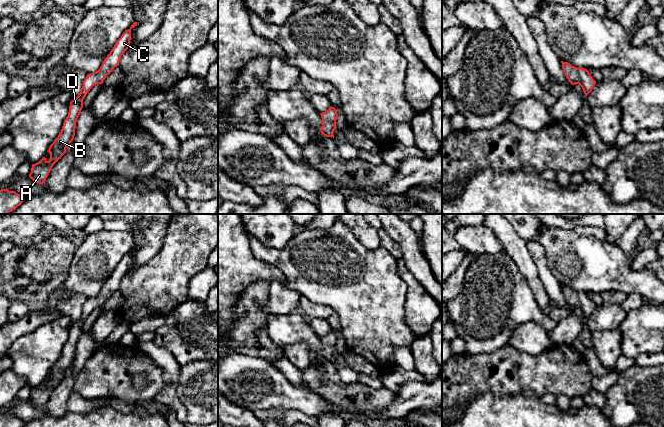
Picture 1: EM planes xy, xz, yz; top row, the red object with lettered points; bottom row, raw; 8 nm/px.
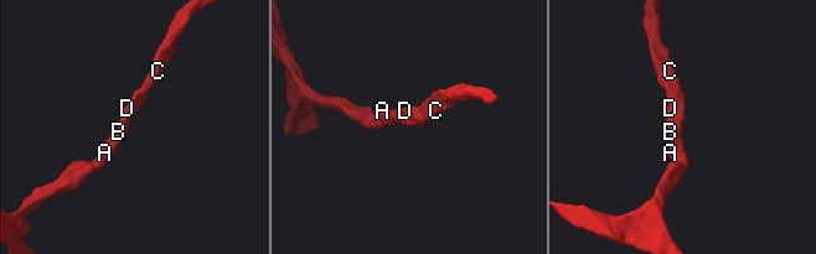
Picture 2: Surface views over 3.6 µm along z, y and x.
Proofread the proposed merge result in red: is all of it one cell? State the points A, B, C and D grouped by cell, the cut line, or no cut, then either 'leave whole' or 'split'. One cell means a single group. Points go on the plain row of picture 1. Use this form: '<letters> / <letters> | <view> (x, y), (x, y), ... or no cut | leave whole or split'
A B C D | no cut | leave whole

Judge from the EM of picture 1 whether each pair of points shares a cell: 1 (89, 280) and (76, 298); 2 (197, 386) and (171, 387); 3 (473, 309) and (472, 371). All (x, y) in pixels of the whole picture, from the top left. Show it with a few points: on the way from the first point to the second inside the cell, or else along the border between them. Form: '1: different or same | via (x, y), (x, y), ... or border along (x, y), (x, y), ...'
1: different | border along (86, 297), (78, 293), (72, 293), (57, 303)
2: different | border along (181, 365), (177, 397), (186, 408)
3: different | border along (465, 352), (469, 354), (493, 353)

